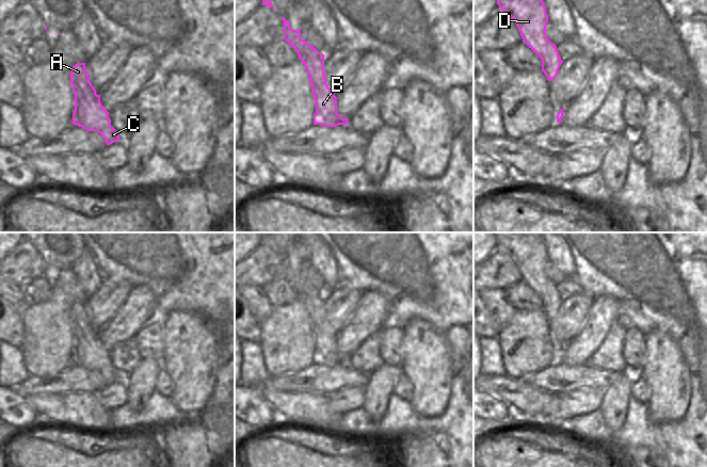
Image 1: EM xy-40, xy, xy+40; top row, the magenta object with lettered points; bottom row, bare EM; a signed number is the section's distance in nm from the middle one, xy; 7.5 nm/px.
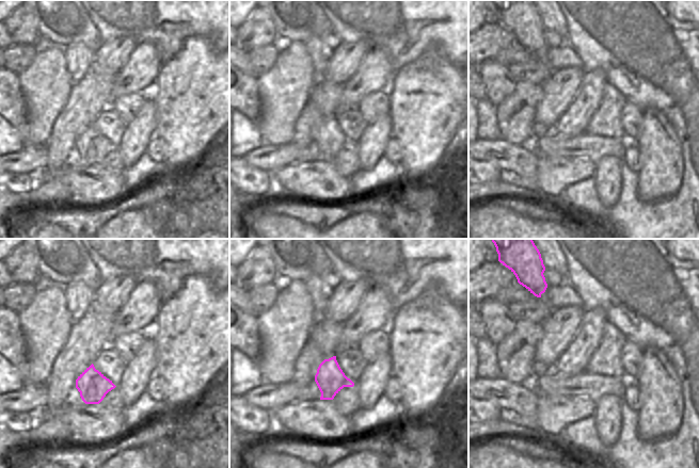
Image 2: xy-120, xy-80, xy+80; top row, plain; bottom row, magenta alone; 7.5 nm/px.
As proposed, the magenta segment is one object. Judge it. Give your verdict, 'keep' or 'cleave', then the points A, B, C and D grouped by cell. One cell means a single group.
keep | A B C D

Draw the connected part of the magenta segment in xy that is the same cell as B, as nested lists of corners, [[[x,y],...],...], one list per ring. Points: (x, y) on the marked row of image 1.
[[[284,17],[282,19],[284,21],[284,39],[296,51],[309,75],[309,83],[316,102],[314,125],[323,127],[348,125],[348,118],[342,118],[337,113],[337,97],[326,83],[324,75],[325,55],[301,38],[301,30],[291,29],[290,23]]]

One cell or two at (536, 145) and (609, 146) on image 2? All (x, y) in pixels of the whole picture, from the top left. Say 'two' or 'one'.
one

